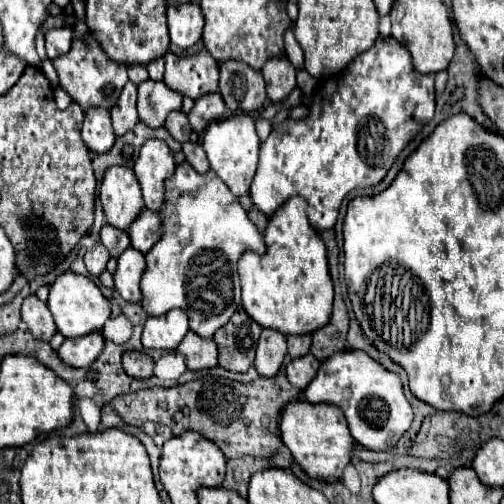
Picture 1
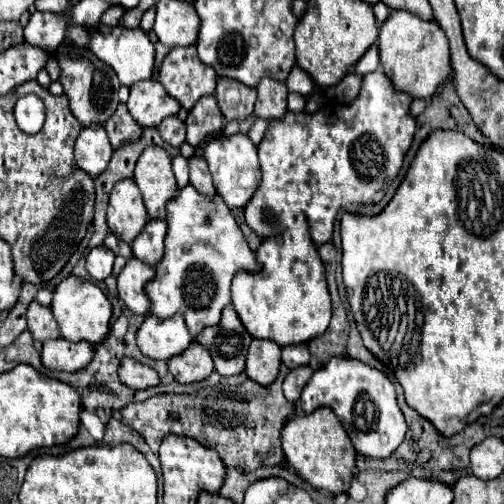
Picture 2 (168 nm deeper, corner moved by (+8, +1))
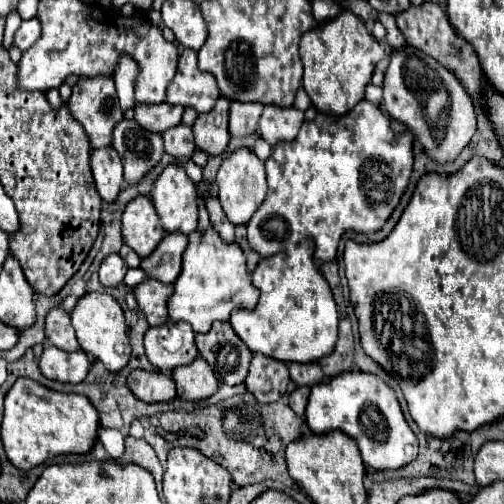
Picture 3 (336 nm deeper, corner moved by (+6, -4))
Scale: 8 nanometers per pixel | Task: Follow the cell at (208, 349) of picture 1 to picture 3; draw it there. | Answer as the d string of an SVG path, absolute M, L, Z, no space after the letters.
M196 358L190 366L180 366L172 372L172 376L178 388L178 398L182 400L206 400L216 394L220 386L214 372L210 370L210 366L206 366L206 362L202 362L202 358Z

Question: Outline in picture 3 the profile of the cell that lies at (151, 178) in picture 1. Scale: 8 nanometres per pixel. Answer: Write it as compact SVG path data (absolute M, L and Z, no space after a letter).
M166 166L158 176L150 198L168 232L190 234L198 228L196 184L182 166Z

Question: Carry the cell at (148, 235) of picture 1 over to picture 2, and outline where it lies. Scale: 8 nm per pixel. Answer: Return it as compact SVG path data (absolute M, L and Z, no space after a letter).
M150 219L140 235L132 241L132 253L146 265L156 265L164 251L164 235L166 235L166 221L164 219Z

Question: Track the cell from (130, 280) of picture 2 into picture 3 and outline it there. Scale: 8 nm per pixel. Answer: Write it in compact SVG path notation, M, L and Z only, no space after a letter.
M148 278L146 282L134 288L140 310L144 312L150 326L162 326L170 320L168 316L168 298L174 294L172 284L164 284Z

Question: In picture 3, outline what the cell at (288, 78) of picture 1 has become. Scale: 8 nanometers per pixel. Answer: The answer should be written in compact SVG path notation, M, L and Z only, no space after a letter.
M264 106L260 116L258 134L270 146L280 142L292 142L304 122L304 112L296 108L280 108L280 106Z

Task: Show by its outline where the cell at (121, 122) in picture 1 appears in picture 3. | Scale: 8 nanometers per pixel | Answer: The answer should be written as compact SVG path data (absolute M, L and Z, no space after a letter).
M124 118L114 128L114 150L124 164L126 184L138 184L150 170L154 170L162 156L164 144L162 134L144 130L136 120Z

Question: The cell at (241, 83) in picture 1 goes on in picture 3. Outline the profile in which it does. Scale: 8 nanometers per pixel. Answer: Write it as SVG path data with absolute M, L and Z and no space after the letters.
M232 102L230 104L230 134L250 136L258 130L258 118L264 106L258 102Z

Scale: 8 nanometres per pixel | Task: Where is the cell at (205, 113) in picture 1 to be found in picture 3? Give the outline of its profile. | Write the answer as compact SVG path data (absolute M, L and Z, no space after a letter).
M220 96L214 110L210 114L200 114L192 126L196 146L208 156L222 154L230 142L228 110L230 110L230 100Z

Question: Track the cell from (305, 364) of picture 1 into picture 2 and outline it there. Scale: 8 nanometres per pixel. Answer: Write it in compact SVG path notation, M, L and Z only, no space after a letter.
M308 365L296 367L286 375L286 379L284 379L284 395L288 397L288 401L296 403L300 399L300 393L302 393L302 389L308 383L310 377L312 377L312 369Z

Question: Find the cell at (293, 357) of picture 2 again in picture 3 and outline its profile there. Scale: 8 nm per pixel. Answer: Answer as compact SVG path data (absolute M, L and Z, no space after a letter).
M288 364L290 378L296 386L316 386L316 382L324 382L324 374L318 364Z

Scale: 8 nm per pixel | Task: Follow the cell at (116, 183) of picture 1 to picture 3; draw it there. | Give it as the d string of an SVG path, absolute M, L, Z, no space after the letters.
M138 196L126 206L122 214L122 236L140 258L146 258L156 250L160 240L166 236L166 230L150 198Z

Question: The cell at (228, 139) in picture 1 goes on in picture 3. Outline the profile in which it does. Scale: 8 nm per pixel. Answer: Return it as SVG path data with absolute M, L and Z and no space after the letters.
M240 148L234 154L230 154L216 176L216 186L218 186L218 200L222 204L222 210L226 212L228 220L238 226L238 224L248 224L248 220L254 216L258 206L262 204L266 196L266 176L264 176L264 162L248 148Z

